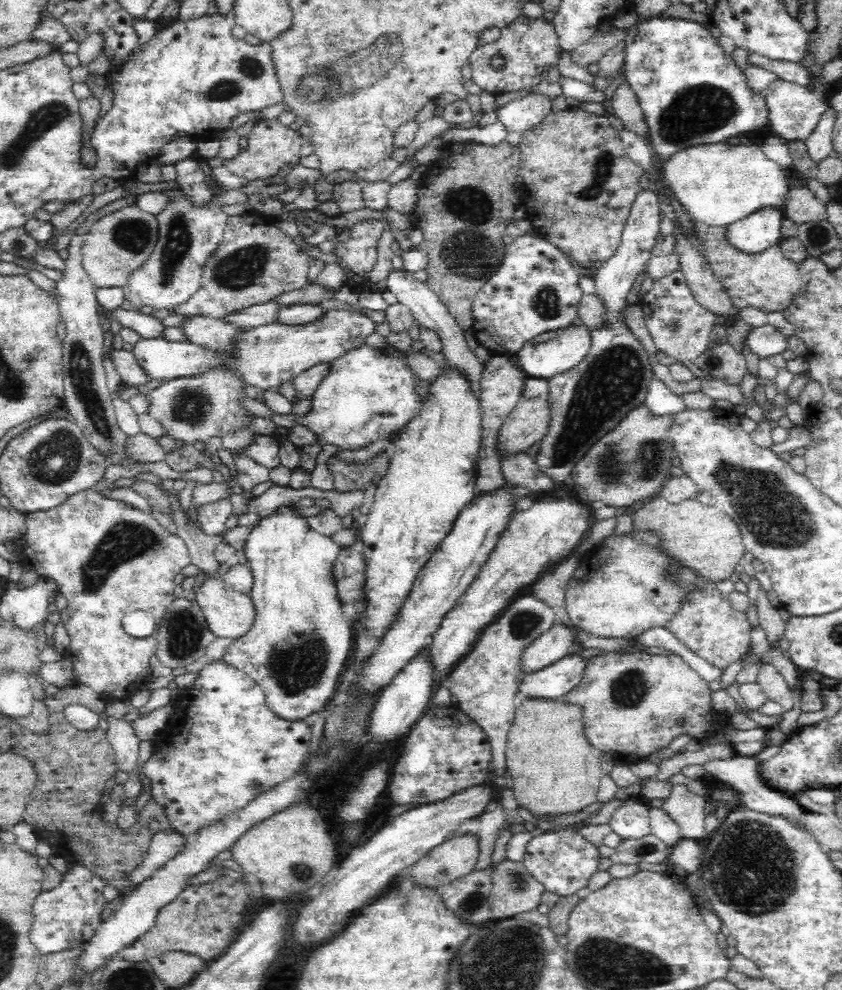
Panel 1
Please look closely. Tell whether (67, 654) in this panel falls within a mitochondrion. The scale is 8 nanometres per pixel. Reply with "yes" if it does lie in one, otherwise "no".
no

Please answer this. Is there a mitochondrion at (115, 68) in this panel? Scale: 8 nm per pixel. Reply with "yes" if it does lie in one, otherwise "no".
no

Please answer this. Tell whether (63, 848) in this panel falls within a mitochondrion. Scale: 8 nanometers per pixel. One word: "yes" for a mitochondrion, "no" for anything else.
no

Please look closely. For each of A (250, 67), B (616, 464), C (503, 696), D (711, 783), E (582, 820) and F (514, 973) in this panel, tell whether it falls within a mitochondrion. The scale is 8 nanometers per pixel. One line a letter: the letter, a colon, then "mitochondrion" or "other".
A: mitochondrion
B: mitochondrion
C: other
D: other
E: other
F: mitochondrion

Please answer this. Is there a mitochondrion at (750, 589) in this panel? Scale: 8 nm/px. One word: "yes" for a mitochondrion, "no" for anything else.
no

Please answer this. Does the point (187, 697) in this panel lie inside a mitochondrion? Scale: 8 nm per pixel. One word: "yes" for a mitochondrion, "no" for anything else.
no

